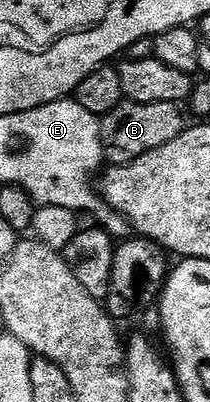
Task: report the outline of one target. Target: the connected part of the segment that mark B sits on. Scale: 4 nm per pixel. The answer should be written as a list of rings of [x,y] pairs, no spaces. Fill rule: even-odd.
[[[122,102],[117,109],[100,119],[101,147],[105,153],[105,162],[109,166],[122,166],[139,160],[139,156],[147,156],[147,152],[155,152],[155,148],[163,148],[163,144],[171,144],[171,140],[175,140],[175,136],[179,136],[187,128],[187,121],[181,115],[181,110],[182,107],[176,102]]]

